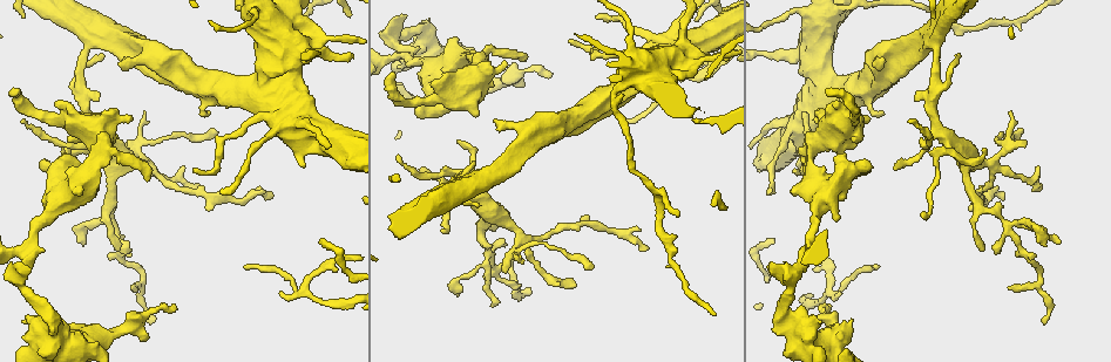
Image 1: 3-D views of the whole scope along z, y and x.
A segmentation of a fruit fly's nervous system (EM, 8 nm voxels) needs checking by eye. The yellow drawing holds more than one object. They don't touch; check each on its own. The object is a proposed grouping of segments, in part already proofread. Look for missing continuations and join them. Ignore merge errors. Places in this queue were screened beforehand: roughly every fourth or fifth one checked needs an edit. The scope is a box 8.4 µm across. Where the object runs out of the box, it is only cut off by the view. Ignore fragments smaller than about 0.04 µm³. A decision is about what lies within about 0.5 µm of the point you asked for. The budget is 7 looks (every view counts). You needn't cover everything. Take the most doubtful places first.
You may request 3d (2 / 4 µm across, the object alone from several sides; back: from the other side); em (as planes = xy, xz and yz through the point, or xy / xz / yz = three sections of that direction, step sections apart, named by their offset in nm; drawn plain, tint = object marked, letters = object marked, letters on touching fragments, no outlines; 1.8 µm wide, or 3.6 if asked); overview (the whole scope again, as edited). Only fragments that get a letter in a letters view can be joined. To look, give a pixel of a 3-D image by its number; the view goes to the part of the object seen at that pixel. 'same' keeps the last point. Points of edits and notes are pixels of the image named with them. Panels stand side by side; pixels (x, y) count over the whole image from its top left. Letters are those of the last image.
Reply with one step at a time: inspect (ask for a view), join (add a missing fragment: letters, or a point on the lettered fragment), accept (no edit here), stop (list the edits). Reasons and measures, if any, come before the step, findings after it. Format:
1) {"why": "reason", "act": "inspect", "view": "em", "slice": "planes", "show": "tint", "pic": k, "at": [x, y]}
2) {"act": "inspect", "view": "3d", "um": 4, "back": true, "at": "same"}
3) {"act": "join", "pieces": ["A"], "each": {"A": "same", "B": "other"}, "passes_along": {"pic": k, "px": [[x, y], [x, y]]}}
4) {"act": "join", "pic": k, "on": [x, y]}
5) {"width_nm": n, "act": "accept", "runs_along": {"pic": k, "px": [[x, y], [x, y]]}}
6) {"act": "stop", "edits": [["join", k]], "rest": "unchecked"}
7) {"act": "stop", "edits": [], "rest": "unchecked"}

{"why": "thin end", "act": "inspect", "view": "em", "slice": "planes", "show": "letters", "pic": 1, "at": [551, 76]}

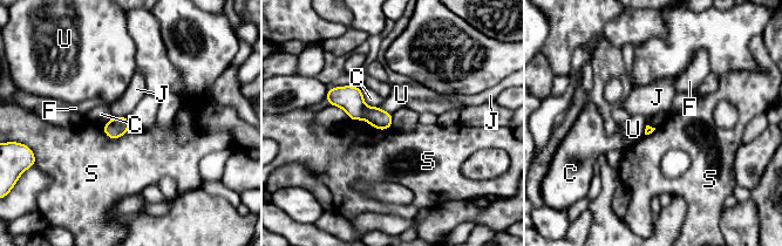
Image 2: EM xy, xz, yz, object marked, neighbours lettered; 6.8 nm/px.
{"act": "accept", "each": {"C": "other", "F": "other", "J": "other", "S": "other", "U": "other"}, "border": {"pic": 2, "px": [[130, 128], [116, 138], [102, 131]]}, "found": "none of them fits"}

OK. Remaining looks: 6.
{"why": "free end", "act": "inspect", "view": "3d", "um": 4, "back": true, "pic": 1, "at": [117, 250]}

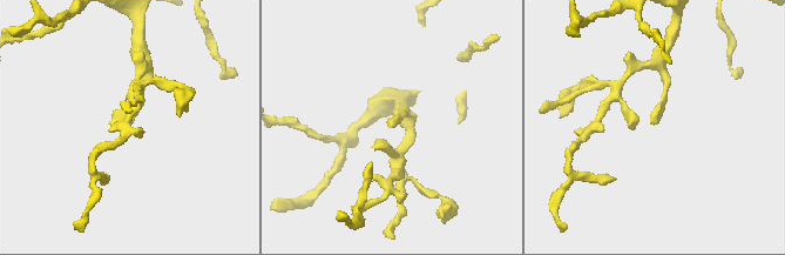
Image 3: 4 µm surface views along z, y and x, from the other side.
{"act": "inspect", "view": "em", "um": 3.6, "slice": "xy", "step": 16, "show": "tint", "pic": 3, "at": [388, 125]}

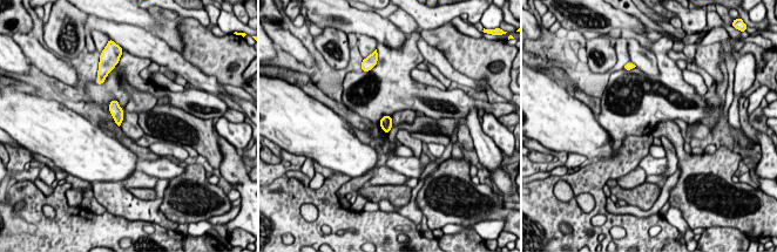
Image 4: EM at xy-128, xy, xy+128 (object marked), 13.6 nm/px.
{"why": "cut it another way", "act": "inspect", "view": "em", "um": 3.6, "slice": "planes", "show": "letters", "at": "same"}

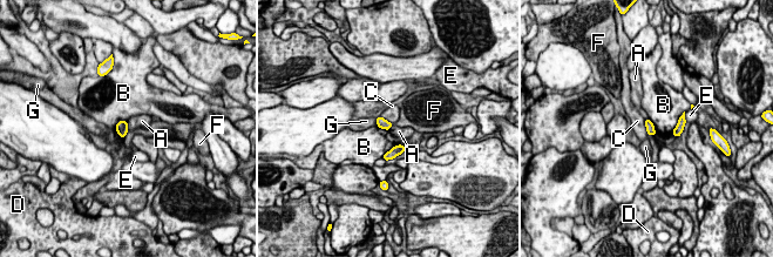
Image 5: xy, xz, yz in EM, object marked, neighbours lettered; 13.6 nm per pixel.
{"act": "accept", "each": {"A": "other", "B": "other", "C": "other", "D": "other", "E": "other", "F": "other", "G": "other"}, "border": {"pic": 5, "px": [[127, 122], [129, 129]]}, "found": "none of them fits"}

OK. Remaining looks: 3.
{"act": "inspect", "view": "em", "slice": "planes", "show": "letters", "pic": 1, "at": [457, 139]}

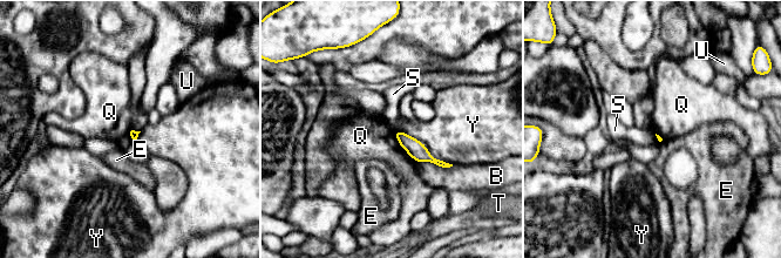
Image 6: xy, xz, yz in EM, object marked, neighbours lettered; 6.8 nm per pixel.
{"act": "accept", "each": {"B": "other", "E": "other", "Q": "other", "S": "other", "T": "other", "U": "other", "Y": "other"}, "border": {"pic": 6, "px": [[392, 131], [399, 144], [419, 163]]}, "found": "no lettered fragment goes on from it"}

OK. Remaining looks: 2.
{"act": "stop", "edits": [], "rest": "unchecked"}

